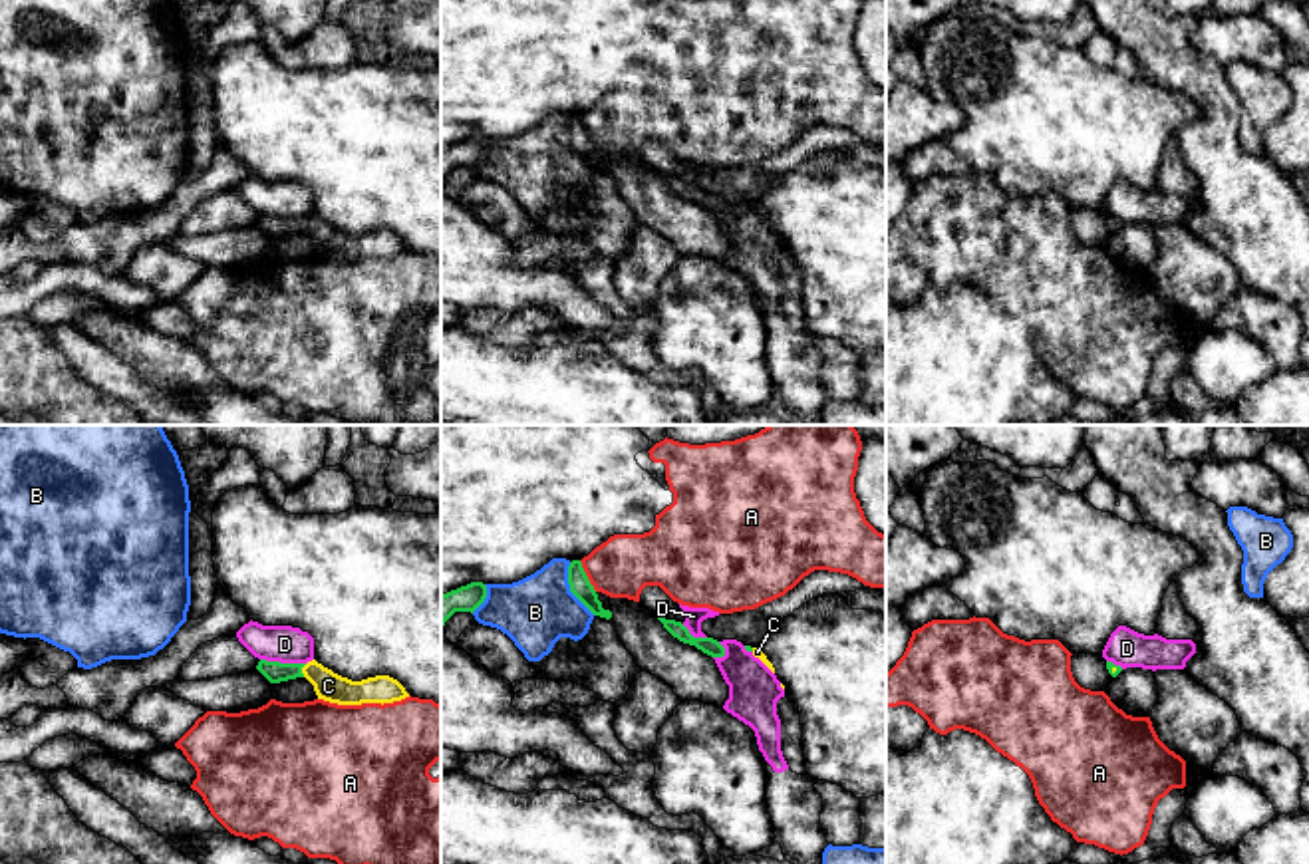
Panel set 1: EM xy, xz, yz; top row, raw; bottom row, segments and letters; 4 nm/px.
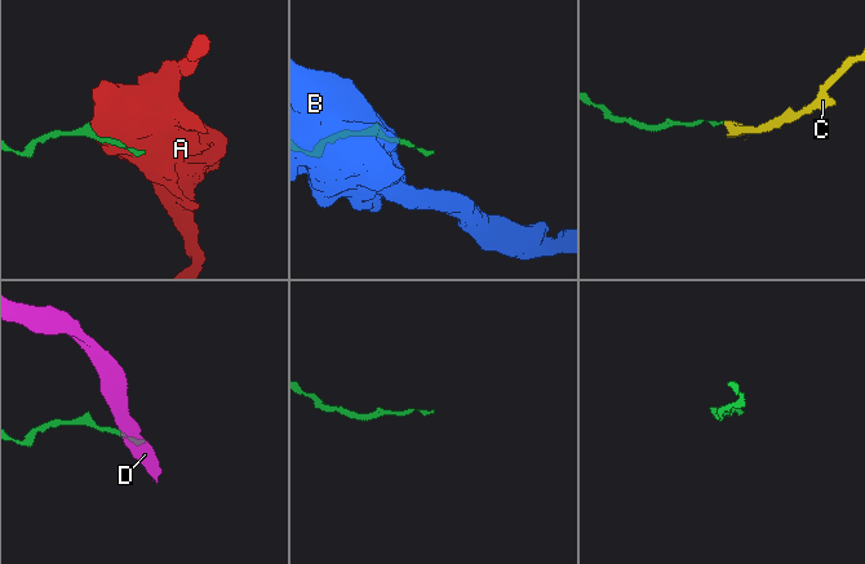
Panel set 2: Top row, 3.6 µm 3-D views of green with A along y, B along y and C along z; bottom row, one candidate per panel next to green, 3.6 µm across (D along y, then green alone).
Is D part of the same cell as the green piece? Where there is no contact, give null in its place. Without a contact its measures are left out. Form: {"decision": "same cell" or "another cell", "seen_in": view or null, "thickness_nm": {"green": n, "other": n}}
{"decision": "another cell", "seen_in": "xy", "thickness_nm": {"green": 90, "other": 150}}

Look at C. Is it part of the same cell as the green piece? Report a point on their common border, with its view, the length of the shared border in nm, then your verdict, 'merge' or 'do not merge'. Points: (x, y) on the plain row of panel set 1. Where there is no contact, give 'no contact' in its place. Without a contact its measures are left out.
xy (300, 225) | 60 nm | merge

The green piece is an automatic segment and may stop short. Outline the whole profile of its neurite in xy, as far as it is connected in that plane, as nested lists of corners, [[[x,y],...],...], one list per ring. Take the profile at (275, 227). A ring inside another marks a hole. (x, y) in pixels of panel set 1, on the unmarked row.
[[[260,215],[256,224],[270,238],[306,232],[314,240],[318,254],[338,260],[362,260],[362,258],[383,260],[409,252],[405,242],[389,230],[375,230],[362,236],[352,236],[324,222],[316,215],[308,218],[280,218]]]

